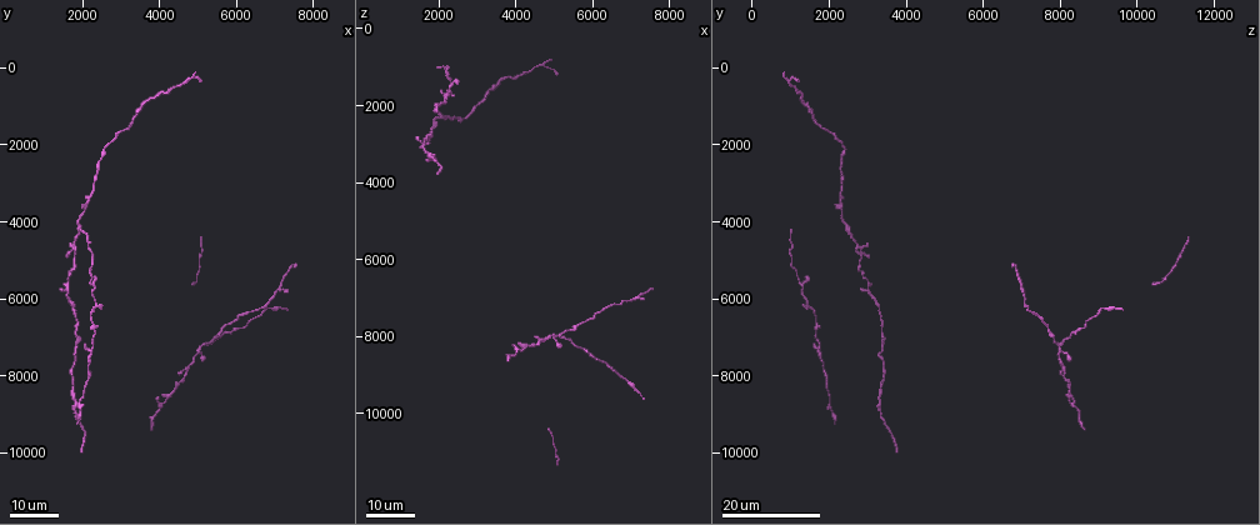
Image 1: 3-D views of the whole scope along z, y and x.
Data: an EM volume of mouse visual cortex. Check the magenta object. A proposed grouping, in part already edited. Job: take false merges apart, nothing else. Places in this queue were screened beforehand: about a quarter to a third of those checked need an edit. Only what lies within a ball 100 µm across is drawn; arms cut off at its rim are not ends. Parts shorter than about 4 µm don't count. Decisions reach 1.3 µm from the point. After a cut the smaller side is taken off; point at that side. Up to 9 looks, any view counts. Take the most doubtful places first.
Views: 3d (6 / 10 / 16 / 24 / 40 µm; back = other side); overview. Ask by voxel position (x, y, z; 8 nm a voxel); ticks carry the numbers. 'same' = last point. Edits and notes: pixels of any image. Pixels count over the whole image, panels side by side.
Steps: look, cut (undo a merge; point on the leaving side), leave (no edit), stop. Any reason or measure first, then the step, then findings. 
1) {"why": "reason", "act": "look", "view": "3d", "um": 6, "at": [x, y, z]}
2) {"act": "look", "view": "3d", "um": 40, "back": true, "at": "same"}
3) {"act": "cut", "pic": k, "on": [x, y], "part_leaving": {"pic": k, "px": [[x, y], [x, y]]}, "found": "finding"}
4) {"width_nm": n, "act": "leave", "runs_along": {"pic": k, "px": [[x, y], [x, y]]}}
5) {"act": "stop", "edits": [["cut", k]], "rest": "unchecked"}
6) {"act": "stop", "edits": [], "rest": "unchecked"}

{"why": "four-way junction", "act": "look", "view": "3d", "um": 24, "at": [1750, 4650, 2750]}

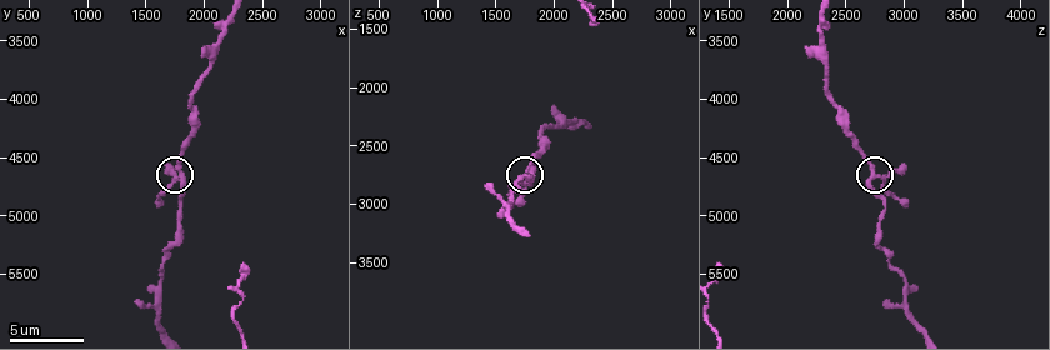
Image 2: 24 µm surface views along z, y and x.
{"act": "look", "view": "3d", "um": 6, "at": [1800, 4640, 2800]}

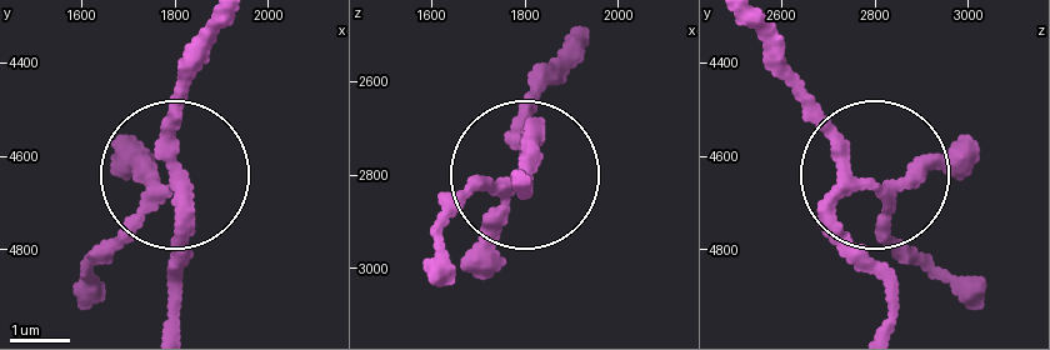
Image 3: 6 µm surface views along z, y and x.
{"act": "leave", "runs_along": {"pic": 3, "px": [[165, 325], [170, 186], [75, 291]]}, "found": "all the same neuron"}

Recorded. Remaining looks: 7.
{"why": "a fork", "act": "look", "view": "3d", "um": 24, "at": [5150, 7150, 8000]}

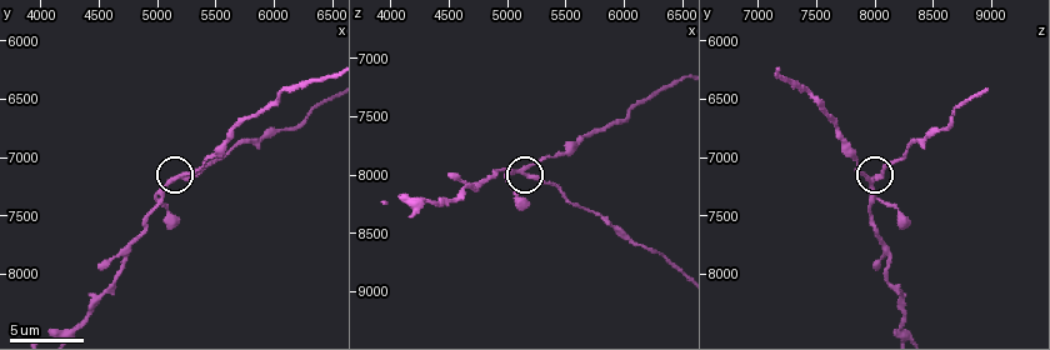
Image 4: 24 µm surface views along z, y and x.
{"act": "look", "view": "3d", "um": 6, "at": [5140, 7160, 7980]}

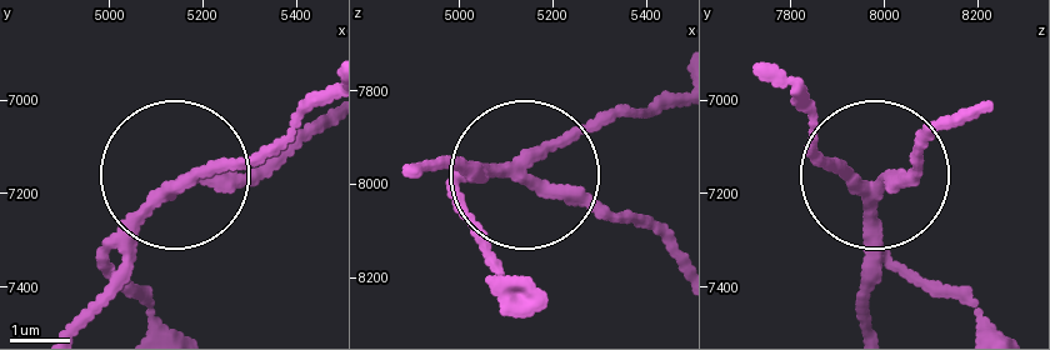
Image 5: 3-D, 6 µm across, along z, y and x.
{"act": "cut", "pic": 5, "on": [598, 218], "part_leaving": {"pic": 5, "px": [[524, 184], [639, 219], [669, 244]]}, "found": "a second neuron is stuck on"}

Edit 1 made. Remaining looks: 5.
{"why": "redraw", "act": "look", "view": "overview"}

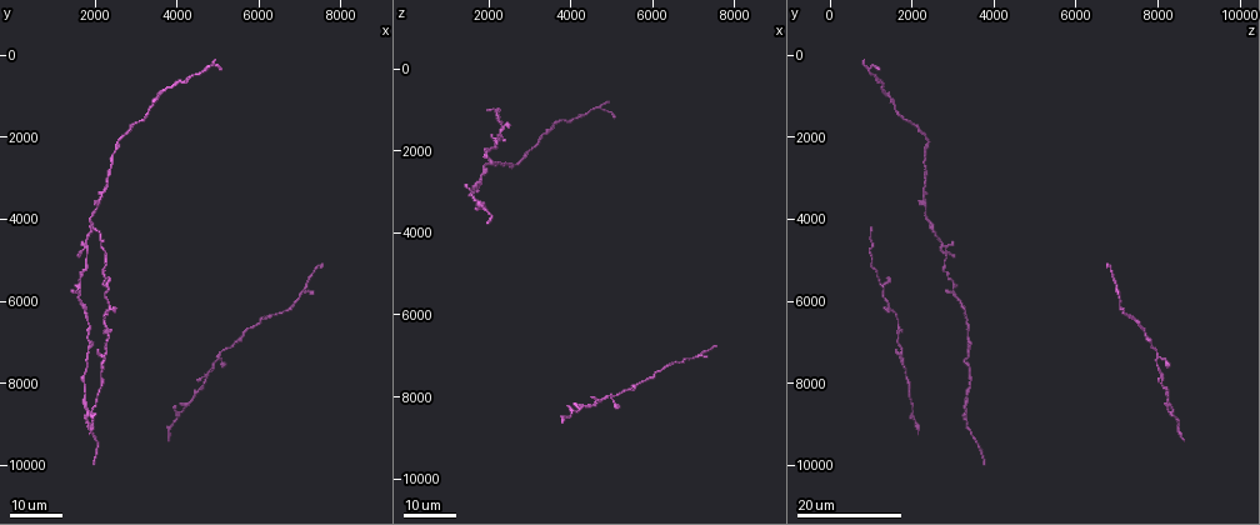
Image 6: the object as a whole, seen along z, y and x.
{"why": "three arms meet", "act": "look", "view": "3d", "um": 24, "at": [2300, 6100, 1450]}

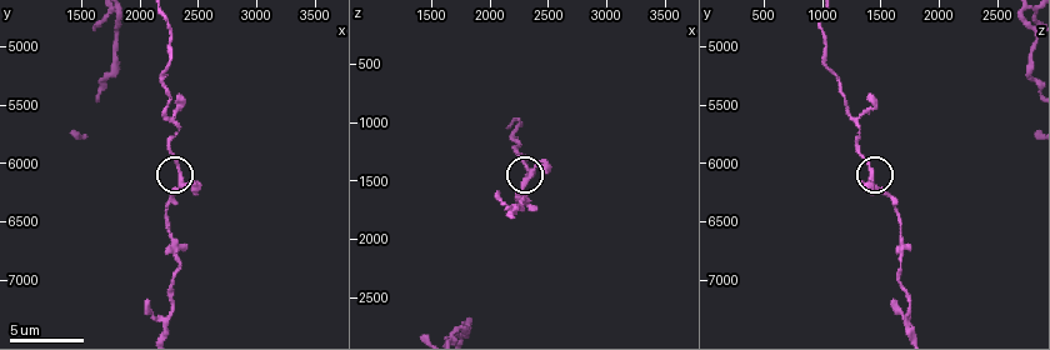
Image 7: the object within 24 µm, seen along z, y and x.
{"act": "look", "view": "3d", "um": 6, "at": [2380, 6160, 1400]}

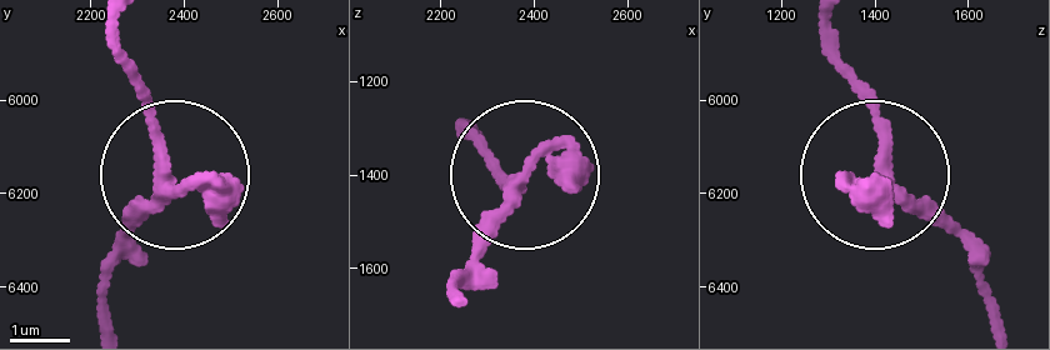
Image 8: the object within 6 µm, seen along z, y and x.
{"width_nm": 200, "act": "leave", "runs_along": {"pic": 8, "px": [[108, 319], [103, 259], [168, 169], [113, 20]]}, "found": "continuous, no second neuron"}

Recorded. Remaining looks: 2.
{"act": "look", "view": "3d", "um": 24, "at": [4100, 8800, 8350]}

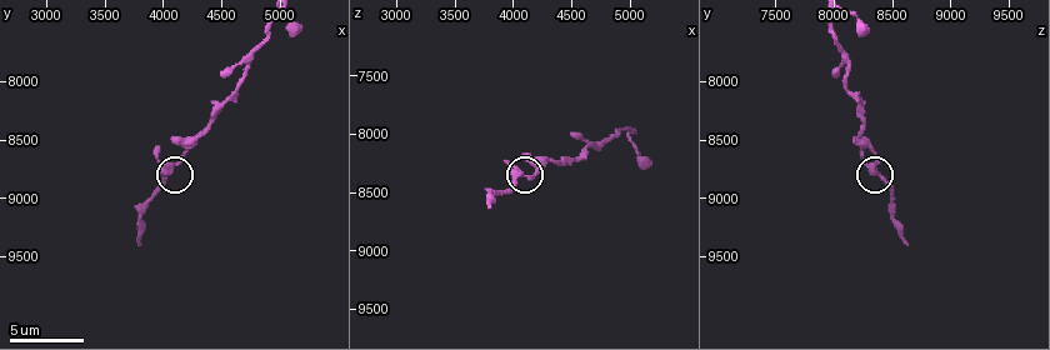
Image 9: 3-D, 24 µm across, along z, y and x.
{"why": "zoom in", "act": "look", "view": "3d", "um": 6, "at": [4040, 8740, 8320]}

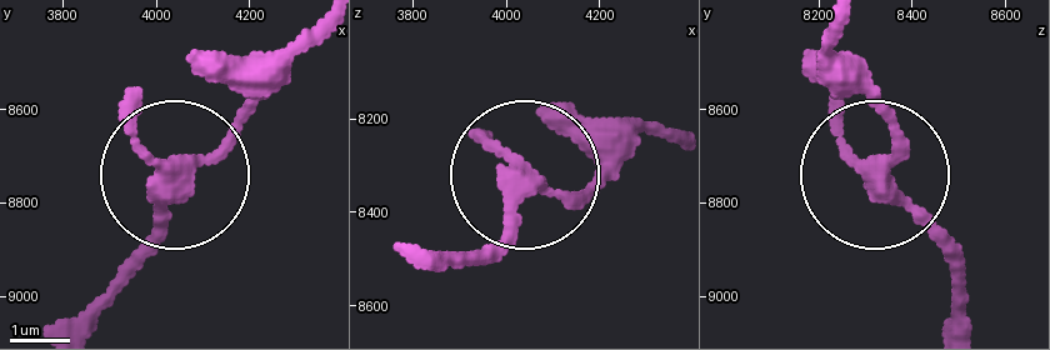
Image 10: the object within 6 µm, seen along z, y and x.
{"act": "leave", "found": "continuous, no second neuron"}

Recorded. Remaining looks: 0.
{"act": "stop", "edits": [["cut", 5]], "rest": "unchecked"}

